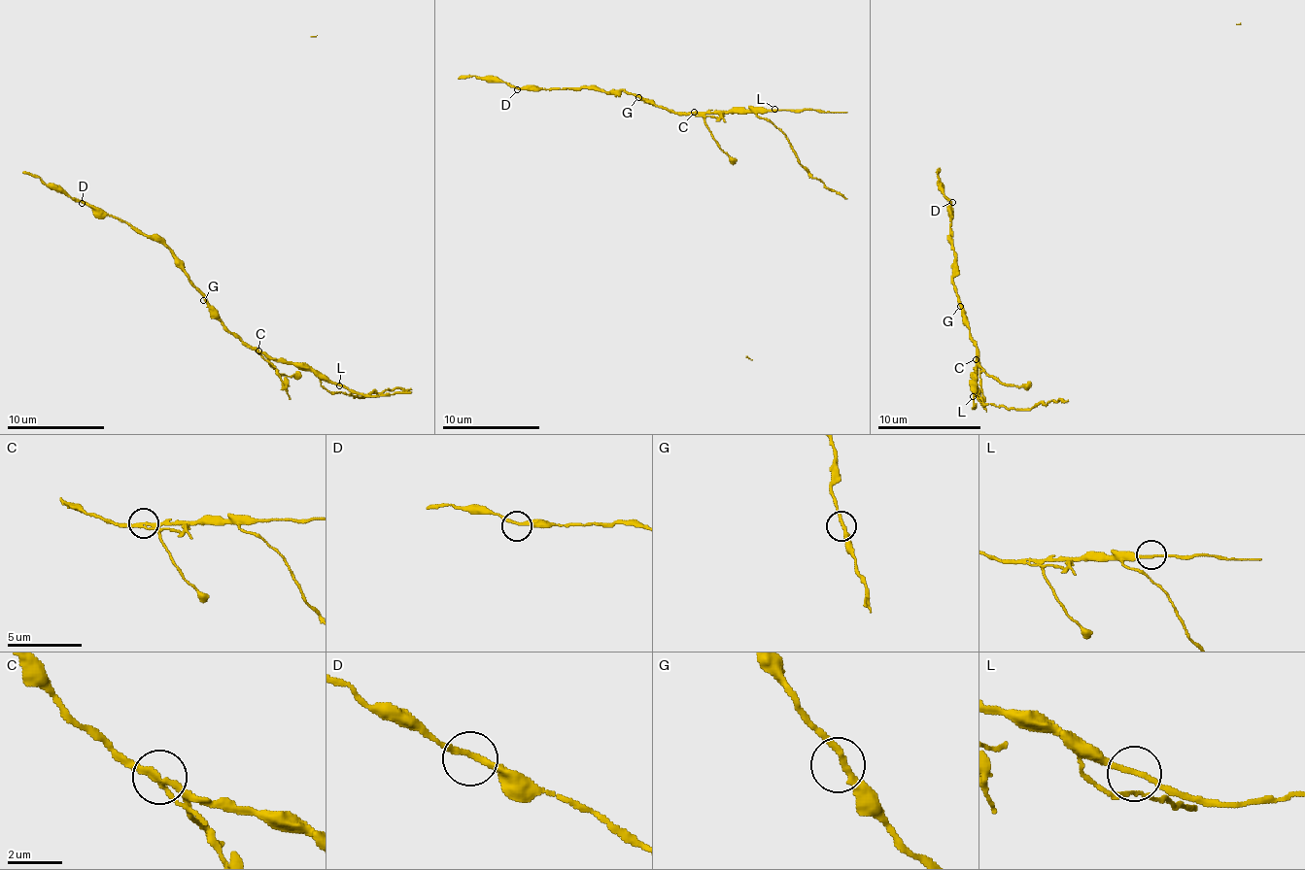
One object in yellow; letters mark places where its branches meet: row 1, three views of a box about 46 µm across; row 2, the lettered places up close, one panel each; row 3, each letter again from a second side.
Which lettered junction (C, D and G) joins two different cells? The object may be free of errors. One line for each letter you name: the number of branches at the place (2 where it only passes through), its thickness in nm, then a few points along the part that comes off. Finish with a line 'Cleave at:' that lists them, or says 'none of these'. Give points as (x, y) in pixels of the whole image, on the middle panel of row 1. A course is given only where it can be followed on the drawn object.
C: Branches: 2. Thickness 240 nm. Course of the part to remove: (695, 112), (740, 112), (770, 121), (787, 138), (802, 165), (847, 199)
Cleave at: C

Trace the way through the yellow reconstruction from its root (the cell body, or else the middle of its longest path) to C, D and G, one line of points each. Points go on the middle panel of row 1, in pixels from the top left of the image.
C: (600, 89), (624, 89), (666, 109), (695, 112)
D: (600, 89), (517, 89)
G: (600, 89), (624, 89), (638, 97)

